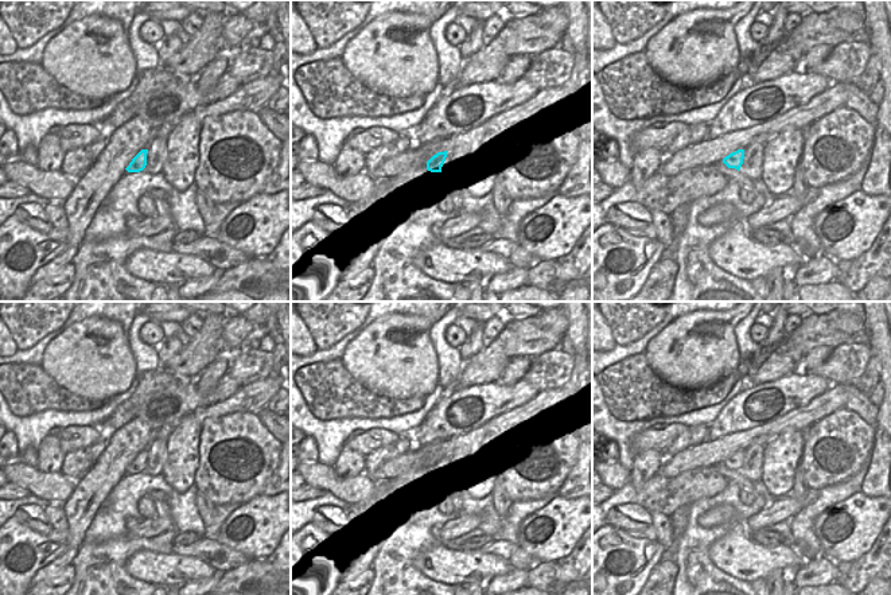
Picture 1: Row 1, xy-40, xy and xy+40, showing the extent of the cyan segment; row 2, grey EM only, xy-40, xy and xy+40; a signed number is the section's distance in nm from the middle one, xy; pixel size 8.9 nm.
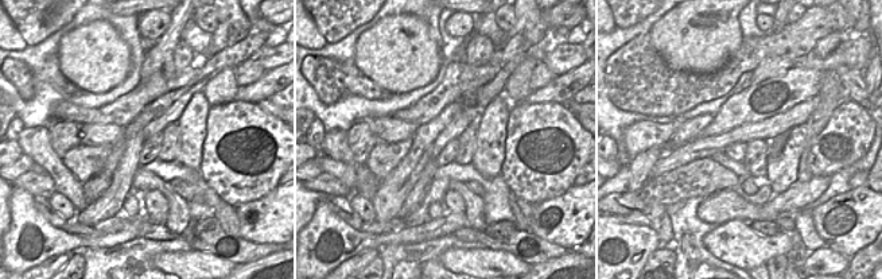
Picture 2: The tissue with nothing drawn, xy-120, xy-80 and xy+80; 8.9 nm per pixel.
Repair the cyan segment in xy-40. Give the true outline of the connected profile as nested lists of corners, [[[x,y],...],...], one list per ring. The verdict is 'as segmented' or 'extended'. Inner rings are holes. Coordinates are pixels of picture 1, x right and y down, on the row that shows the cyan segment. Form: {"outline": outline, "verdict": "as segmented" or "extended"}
{"outline": [[[141,149],[129,163],[129,166],[125,168],[128,172],[140,172],[147,166],[147,153],[148,149]]], "verdict": "as segmented"}

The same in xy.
{"outline": [[[447,151],[437,152],[427,162],[427,170],[431,172],[441,172],[441,167],[446,162]]], "verdict": "as segmented"}

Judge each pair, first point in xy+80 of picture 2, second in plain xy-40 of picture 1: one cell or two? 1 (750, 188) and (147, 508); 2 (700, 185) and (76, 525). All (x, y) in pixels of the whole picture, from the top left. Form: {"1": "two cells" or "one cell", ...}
{"1": "one cell", "2": "one cell"}

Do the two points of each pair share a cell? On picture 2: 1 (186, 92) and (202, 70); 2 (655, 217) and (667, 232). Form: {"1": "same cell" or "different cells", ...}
{"1": "same cell", "2": "same cell"}

